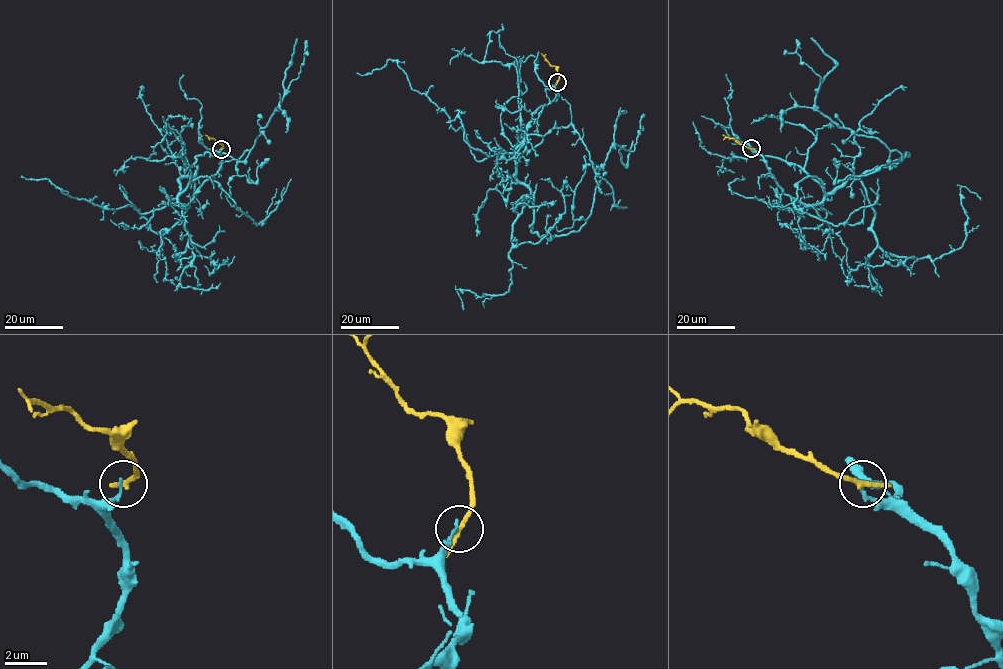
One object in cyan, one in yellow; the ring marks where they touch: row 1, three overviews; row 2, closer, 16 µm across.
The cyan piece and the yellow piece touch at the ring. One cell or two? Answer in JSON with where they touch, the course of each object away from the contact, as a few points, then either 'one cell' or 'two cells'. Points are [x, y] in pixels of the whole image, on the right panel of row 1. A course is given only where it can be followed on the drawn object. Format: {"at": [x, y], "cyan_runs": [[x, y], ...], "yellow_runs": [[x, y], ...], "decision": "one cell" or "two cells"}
{"at": [751, 148], "cyan_runs": [[751, 149], [785, 194], [812, 204], [909, 155], [817, 109], [836, 63], [811, 37]], "yellow_runs": [[751, 148], [723, 134]], "decision": "two cells"}

